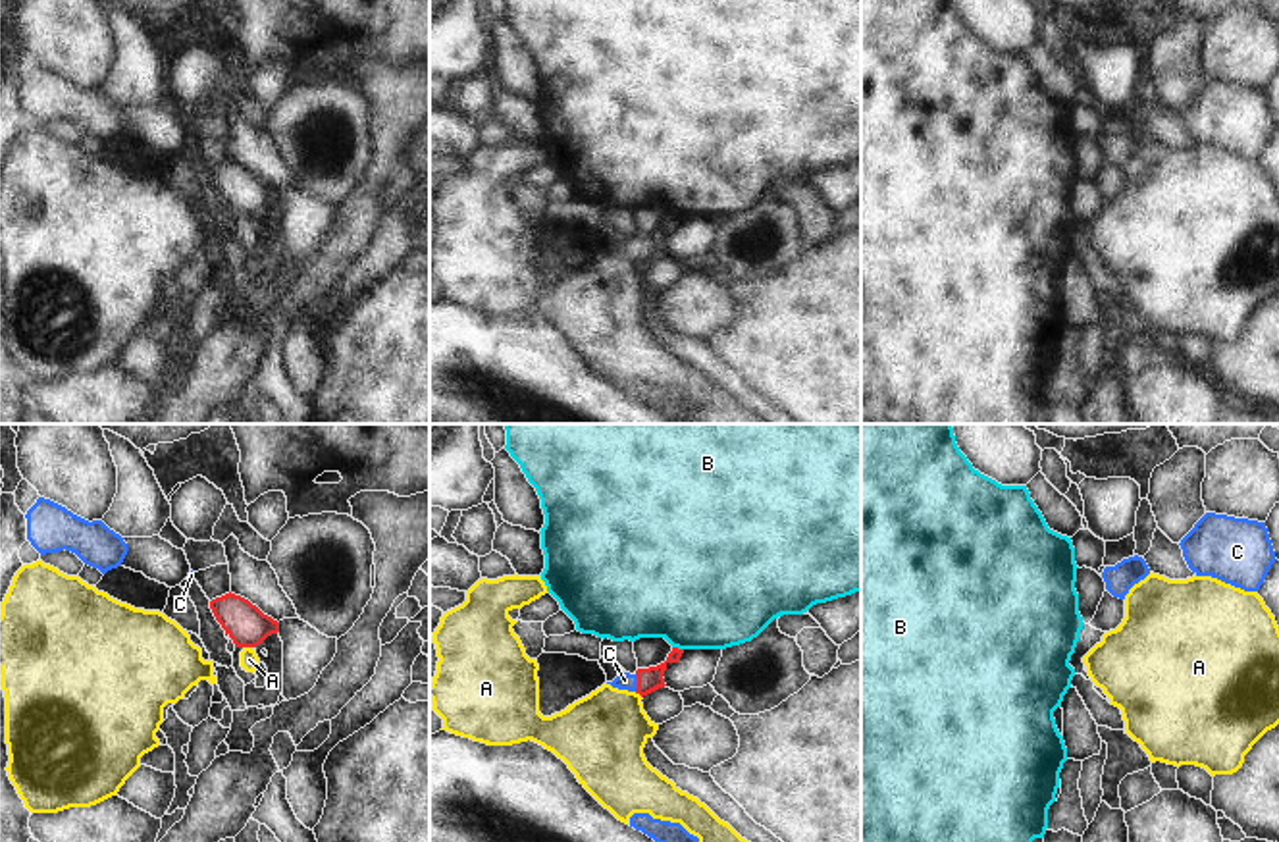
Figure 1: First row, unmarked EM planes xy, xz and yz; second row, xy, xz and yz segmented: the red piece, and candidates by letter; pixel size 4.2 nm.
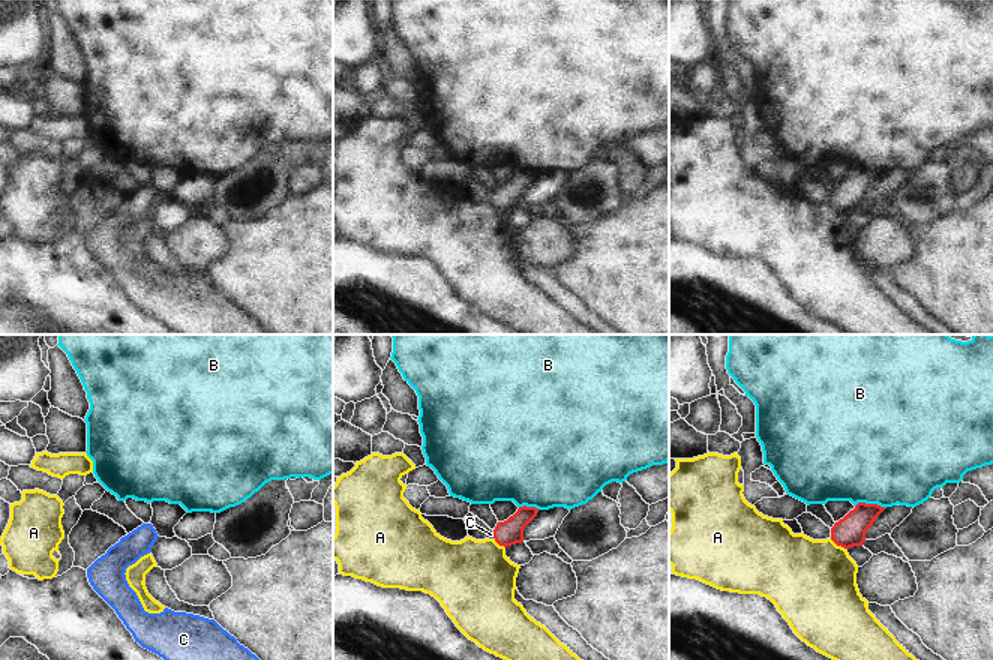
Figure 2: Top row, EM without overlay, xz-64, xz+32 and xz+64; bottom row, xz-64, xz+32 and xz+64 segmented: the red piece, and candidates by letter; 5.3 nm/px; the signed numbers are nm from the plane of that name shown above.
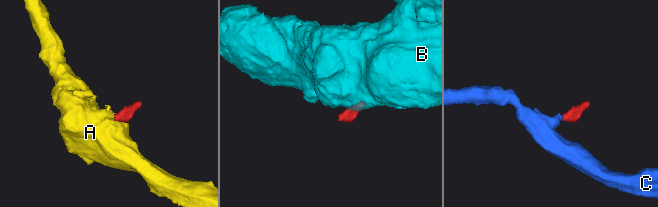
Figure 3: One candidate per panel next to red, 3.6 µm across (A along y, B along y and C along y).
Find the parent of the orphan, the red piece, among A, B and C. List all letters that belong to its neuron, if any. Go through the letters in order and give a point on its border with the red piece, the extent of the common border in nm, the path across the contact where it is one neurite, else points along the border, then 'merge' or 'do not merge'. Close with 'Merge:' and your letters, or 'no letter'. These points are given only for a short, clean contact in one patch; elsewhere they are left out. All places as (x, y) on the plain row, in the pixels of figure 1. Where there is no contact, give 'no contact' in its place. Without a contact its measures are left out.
A: contact xz (638, 261); length 50 nm; border xz (634, 261), (642, 266); do not merge
B: contact xz (677, 216); length 50 nm; border xz (673, 214), (682, 218); do not merge
C: contact xz (638, 251); length 70 nm; way xz (650, 247), (638, 251), (625, 249); merge
Merge: C

